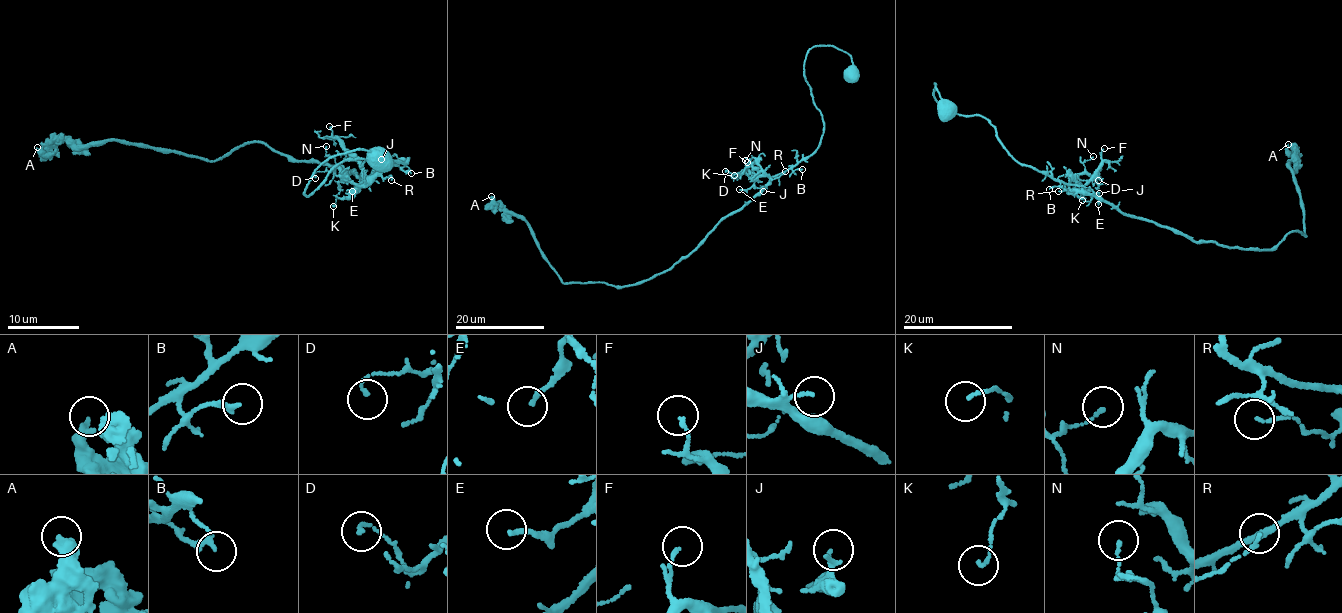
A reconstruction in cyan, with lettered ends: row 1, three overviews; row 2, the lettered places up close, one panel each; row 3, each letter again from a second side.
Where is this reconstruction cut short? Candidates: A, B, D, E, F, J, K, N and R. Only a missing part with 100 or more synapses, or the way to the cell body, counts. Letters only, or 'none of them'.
none of them

